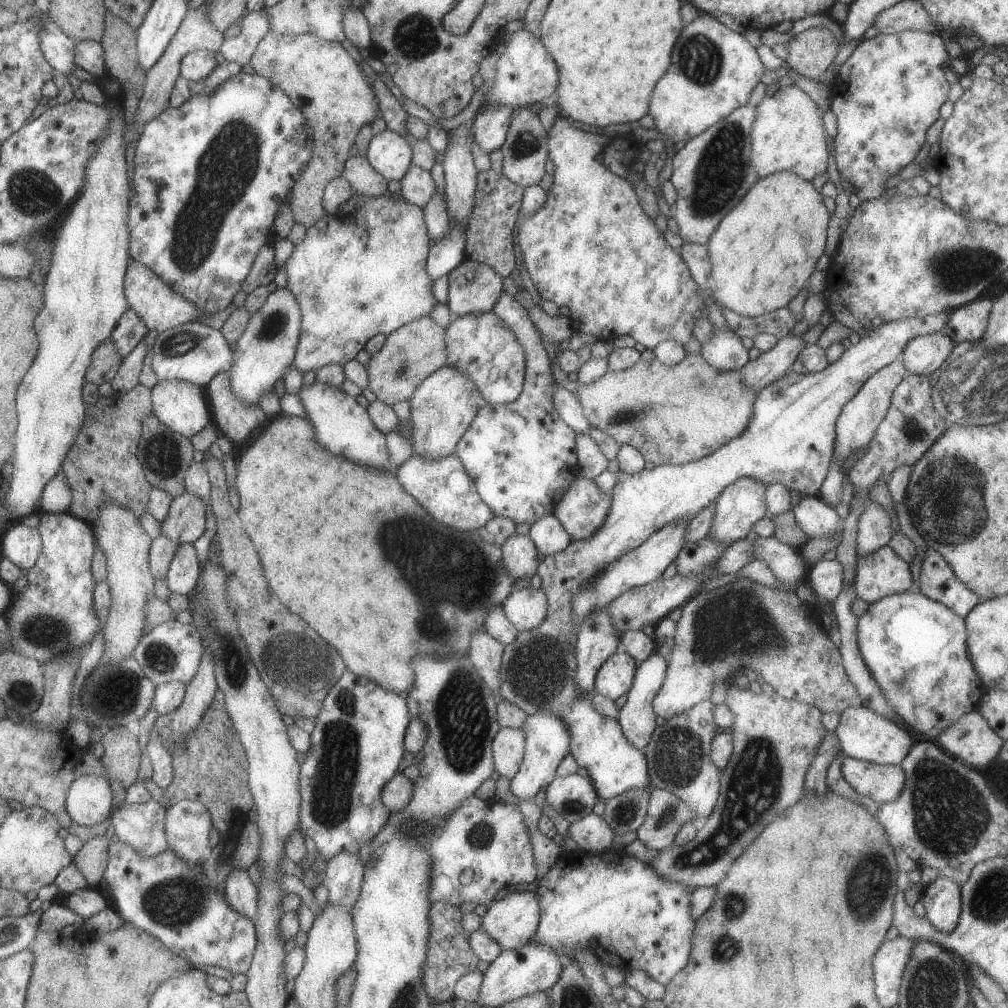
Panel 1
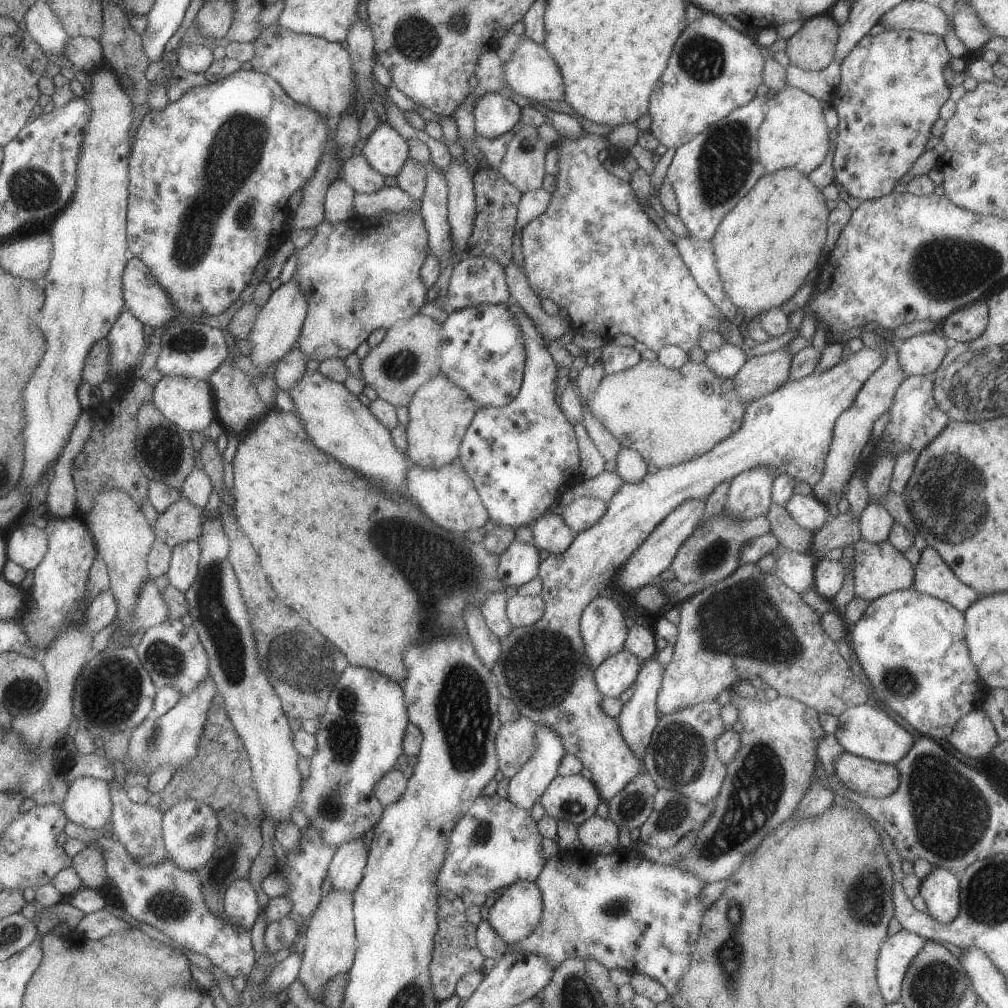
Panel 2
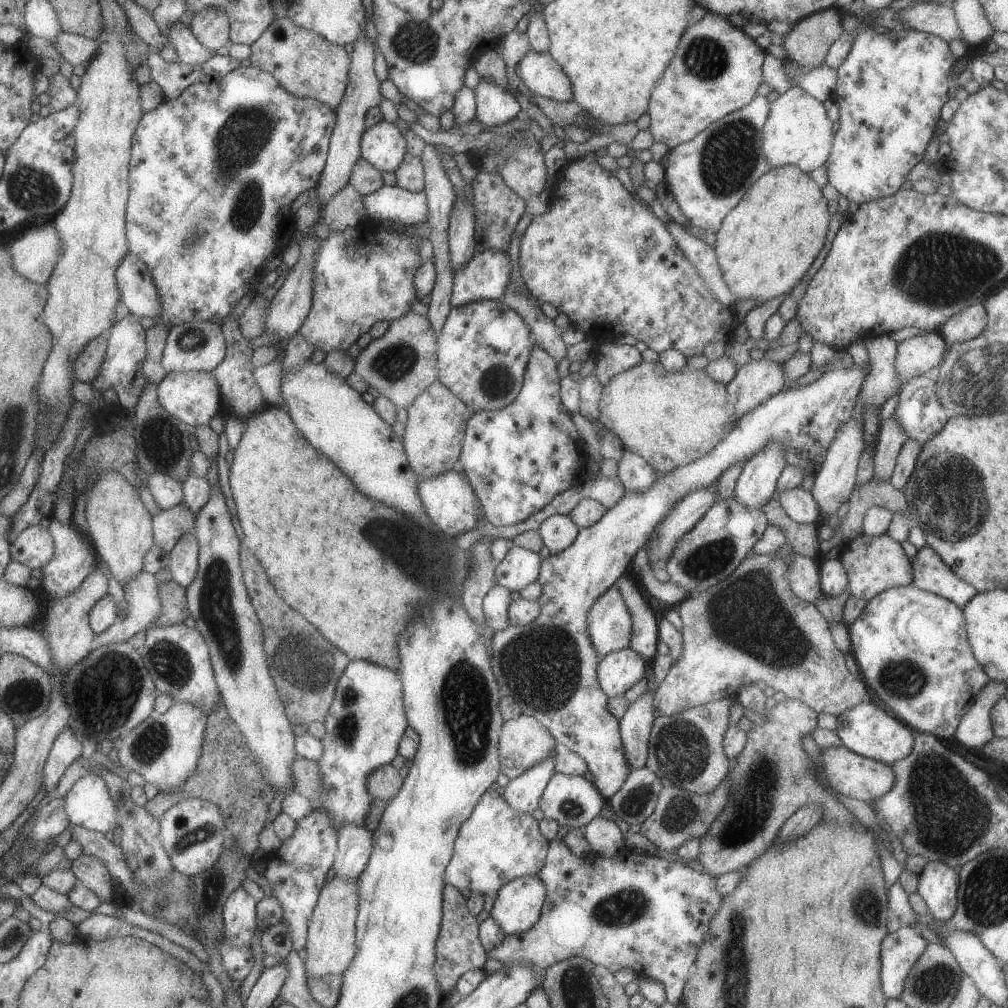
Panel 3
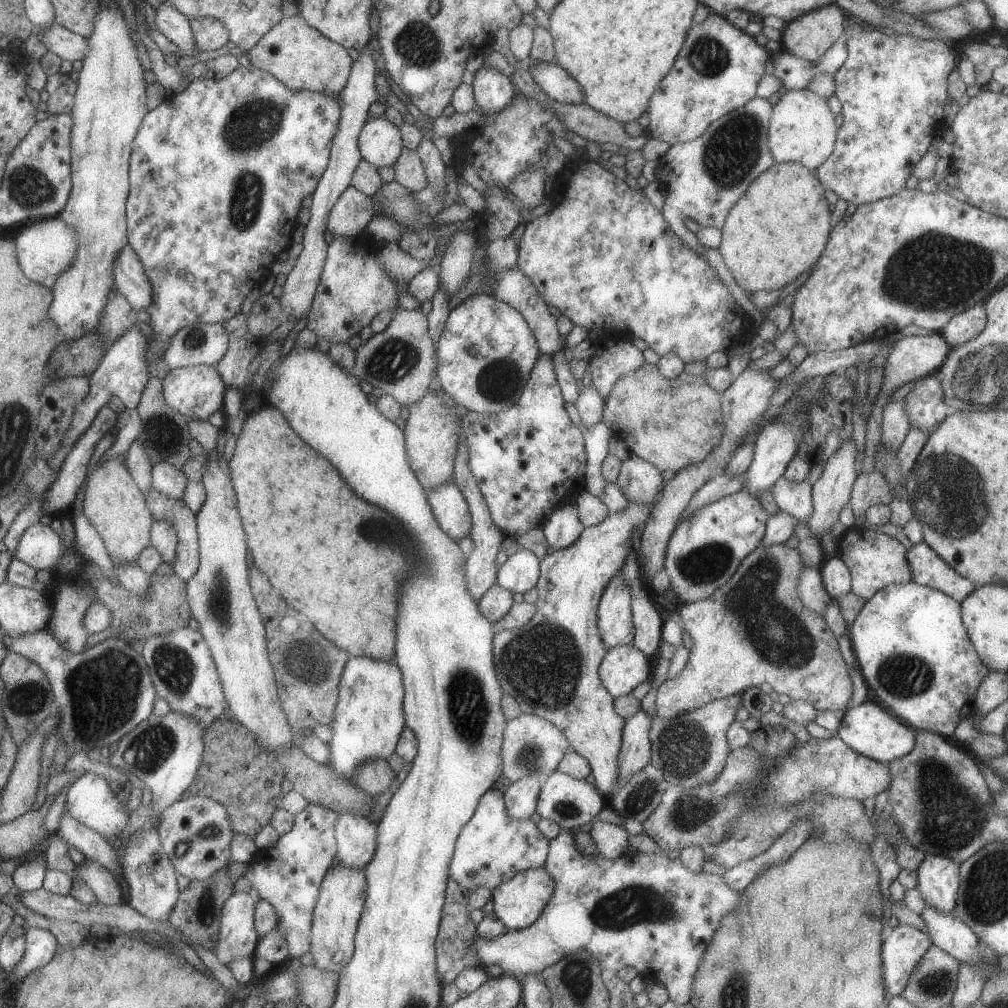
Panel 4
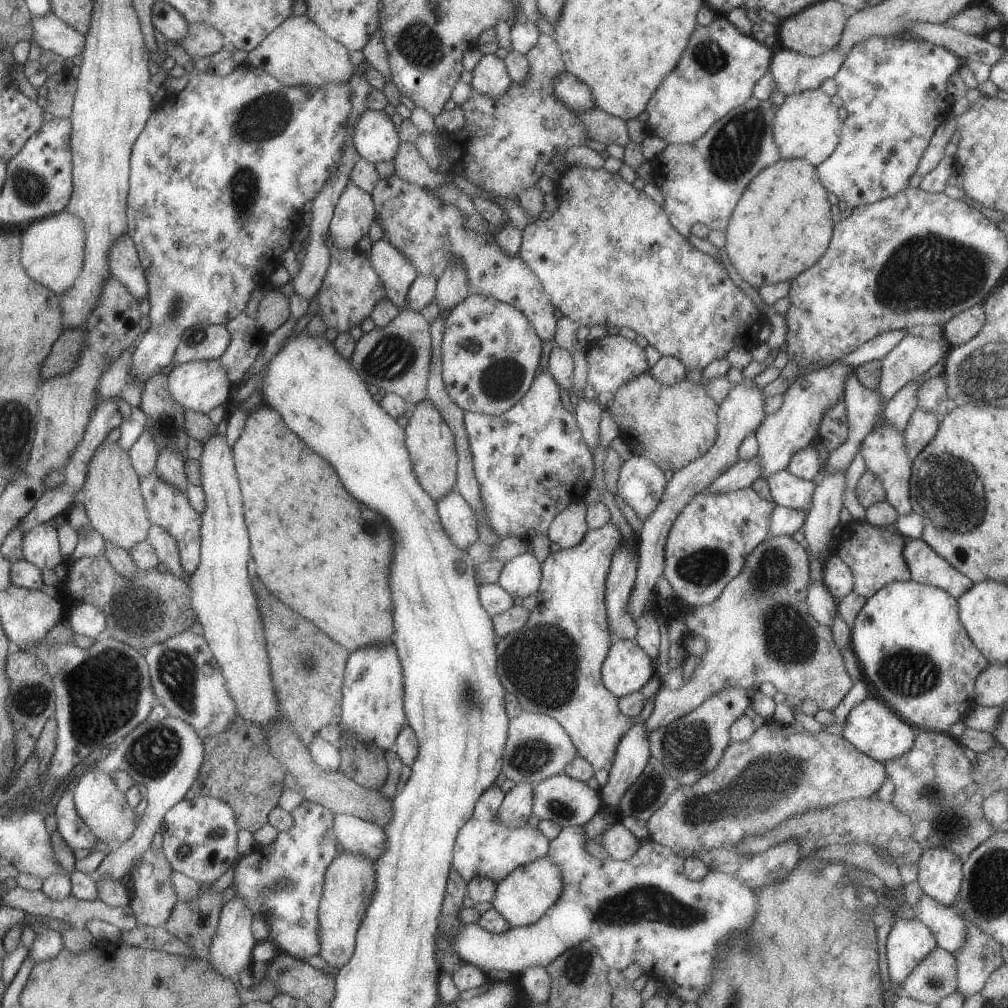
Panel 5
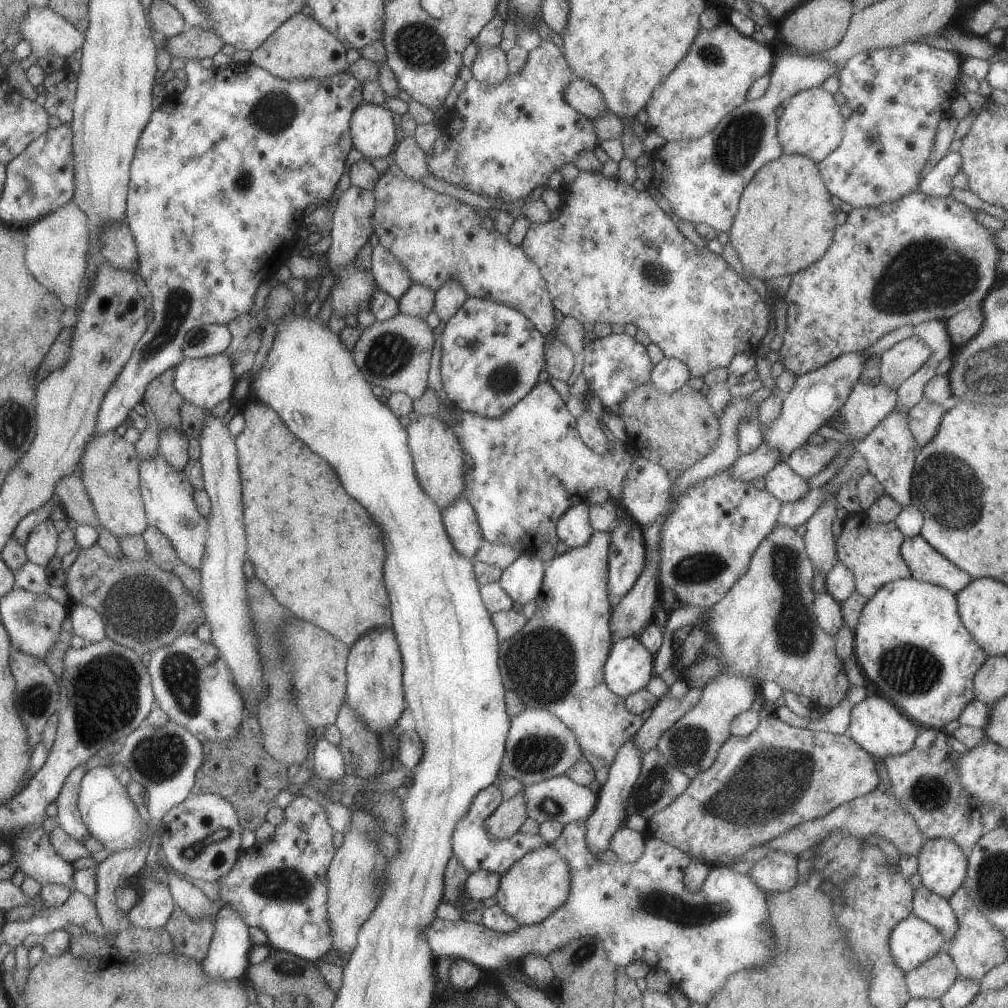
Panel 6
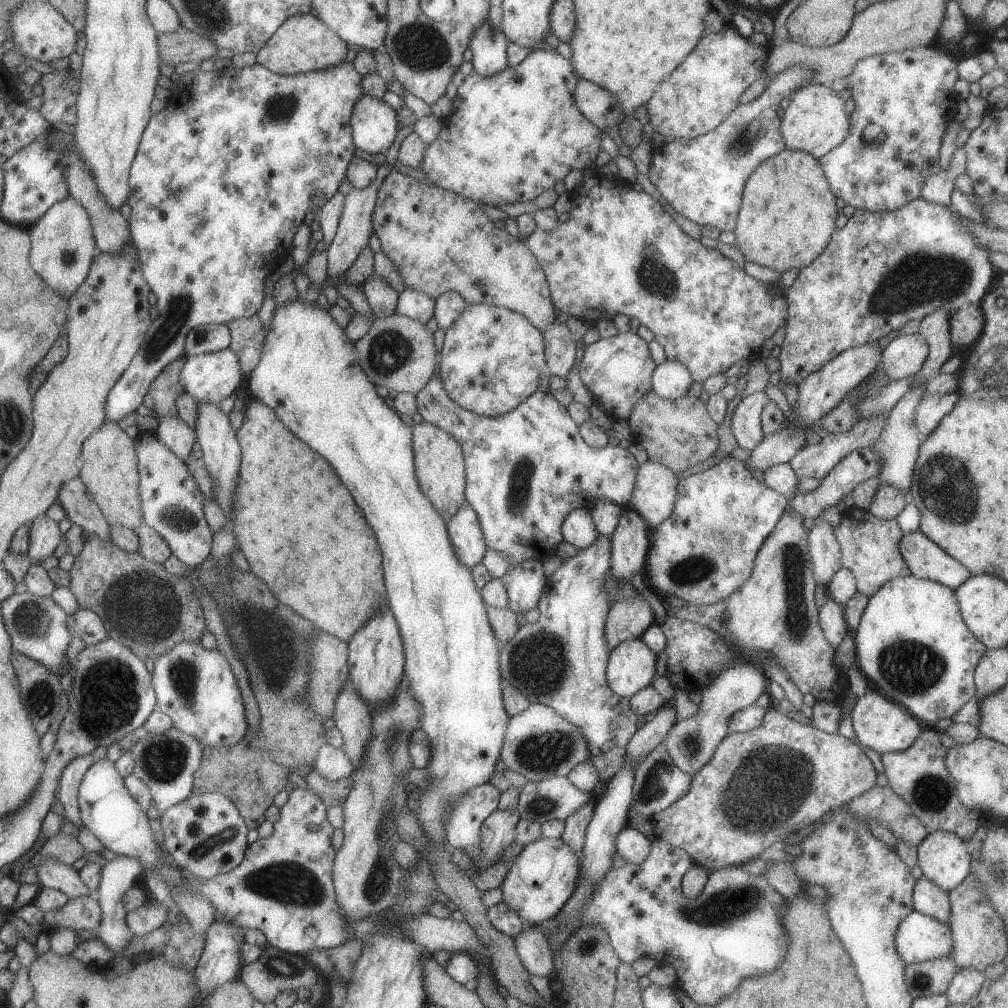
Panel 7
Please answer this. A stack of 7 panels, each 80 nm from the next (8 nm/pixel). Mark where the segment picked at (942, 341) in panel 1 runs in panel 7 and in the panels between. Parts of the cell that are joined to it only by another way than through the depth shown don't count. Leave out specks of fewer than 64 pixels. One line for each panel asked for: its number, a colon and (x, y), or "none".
2: (921, 354)
3: (914, 356)
4: (912, 357)
5: (912, 355)
6: (903, 358)
7: (903, 355)

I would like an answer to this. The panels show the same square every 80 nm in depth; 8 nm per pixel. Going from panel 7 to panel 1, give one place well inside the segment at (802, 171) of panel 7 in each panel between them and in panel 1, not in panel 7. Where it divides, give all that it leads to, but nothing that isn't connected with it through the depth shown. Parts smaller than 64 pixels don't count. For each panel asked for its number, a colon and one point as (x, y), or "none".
1: (761, 253)
2: (764, 247)
3: (764, 246)
4: (779, 227)
5: (781, 225)
6: (785, 221)

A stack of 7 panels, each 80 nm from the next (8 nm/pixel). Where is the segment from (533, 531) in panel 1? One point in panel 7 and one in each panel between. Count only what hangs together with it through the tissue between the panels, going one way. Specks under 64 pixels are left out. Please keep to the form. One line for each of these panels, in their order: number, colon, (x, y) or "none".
2: (549, 532)
3: (557, 532)
4: (561, 528)
5: (567, 528)
6: (573, 528)
7: (577, 528)

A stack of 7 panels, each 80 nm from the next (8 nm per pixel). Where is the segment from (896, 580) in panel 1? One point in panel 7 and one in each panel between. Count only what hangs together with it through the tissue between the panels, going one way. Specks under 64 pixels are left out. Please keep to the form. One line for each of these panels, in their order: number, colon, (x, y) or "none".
2: (879, 568)
3: (872, 565)
4: (874, 560)
5: (874, 555)
6: (870, 550)
7: (868, 546)

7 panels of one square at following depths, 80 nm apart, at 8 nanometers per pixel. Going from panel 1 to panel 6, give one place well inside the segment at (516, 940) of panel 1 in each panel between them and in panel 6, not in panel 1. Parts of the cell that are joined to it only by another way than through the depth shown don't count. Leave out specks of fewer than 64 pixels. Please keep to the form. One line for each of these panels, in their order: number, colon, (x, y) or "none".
2: (516, 911)
3: (518, 904)
4: (517, 903)
5: (527, 891)
6: (533, 887)

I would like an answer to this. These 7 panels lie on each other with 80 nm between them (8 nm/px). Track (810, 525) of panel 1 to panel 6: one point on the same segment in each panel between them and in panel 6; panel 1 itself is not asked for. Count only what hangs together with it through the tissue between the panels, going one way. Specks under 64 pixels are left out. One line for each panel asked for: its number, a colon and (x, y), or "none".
2: (806, 511)
3: (798, 504)
4: (794, 498)
5: (786, 490)
6: (783, 483)

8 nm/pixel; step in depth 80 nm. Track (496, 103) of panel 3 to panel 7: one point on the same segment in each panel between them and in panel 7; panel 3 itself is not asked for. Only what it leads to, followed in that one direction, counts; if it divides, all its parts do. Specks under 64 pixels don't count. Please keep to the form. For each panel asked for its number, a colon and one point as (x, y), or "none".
4: (492, 91)
5: (490, 77)
6: (490, 66)
7: (488, 46)

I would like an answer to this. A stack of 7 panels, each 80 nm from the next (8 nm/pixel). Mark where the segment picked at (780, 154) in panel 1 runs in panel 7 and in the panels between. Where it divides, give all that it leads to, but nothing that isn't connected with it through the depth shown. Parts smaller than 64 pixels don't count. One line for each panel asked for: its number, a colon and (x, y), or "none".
2: (792, 134)
3: (797, 132)
4: (801, 128)
5: (806, 126)
6: (810, 124)
7: (814, 122)

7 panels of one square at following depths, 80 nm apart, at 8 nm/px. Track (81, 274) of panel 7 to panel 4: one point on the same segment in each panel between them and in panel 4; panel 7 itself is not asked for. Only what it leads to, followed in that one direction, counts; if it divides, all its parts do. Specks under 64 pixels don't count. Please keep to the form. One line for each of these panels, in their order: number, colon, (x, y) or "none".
4: (44, 249)
5: (52, 249)
6: (57, 246)

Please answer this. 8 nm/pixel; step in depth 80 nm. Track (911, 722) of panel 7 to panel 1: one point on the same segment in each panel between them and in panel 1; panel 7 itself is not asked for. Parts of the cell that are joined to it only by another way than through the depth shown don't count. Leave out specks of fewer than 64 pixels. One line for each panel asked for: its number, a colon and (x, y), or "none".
1: (862, 734)
2: (864, 730)
3: (865, 730)
4: (868, 729)
5: (871, 727)
6: (876, 725)

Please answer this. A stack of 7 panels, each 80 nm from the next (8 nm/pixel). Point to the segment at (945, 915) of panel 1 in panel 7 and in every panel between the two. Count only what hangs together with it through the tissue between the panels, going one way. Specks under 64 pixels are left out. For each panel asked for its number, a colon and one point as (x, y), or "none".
2: (939, 889)
3: (937, 886)
4: (938, 879)
5: (939, 876)
6: (942, 867)
7: (942, 858)

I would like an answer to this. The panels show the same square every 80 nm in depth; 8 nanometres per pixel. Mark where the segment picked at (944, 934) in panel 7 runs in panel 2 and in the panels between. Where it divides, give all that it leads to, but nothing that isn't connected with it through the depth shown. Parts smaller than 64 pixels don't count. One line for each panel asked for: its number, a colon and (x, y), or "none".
2: (896, 951)
3: (899, 950)
4: (901, 948)
5: (908, 941)
6: (913, 940)

